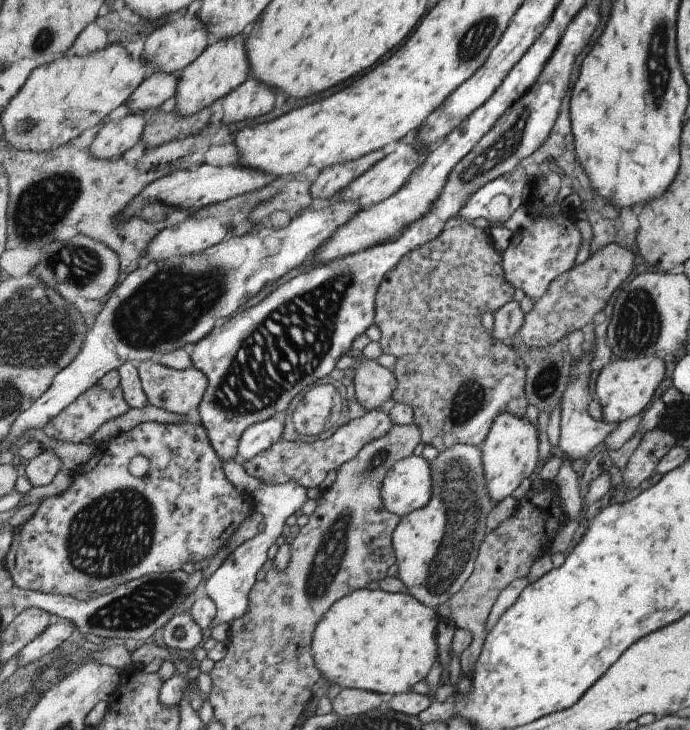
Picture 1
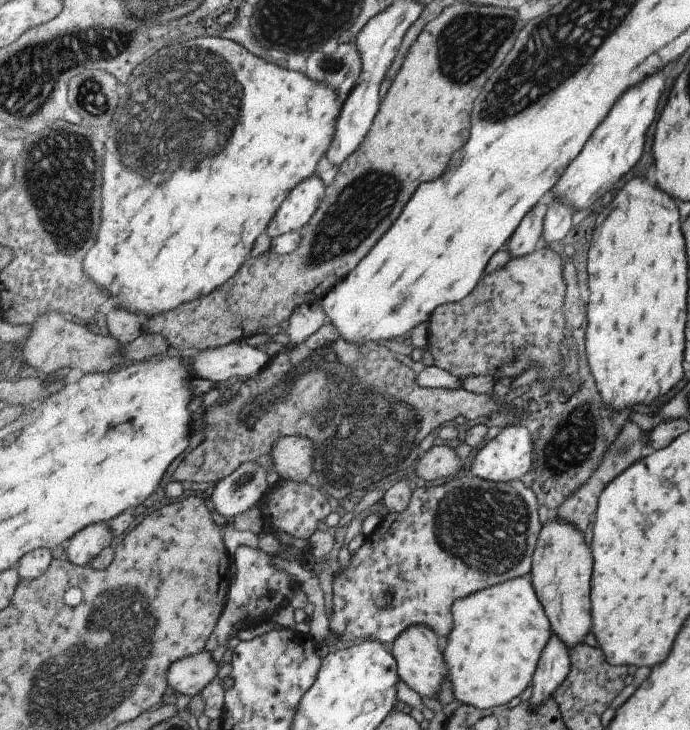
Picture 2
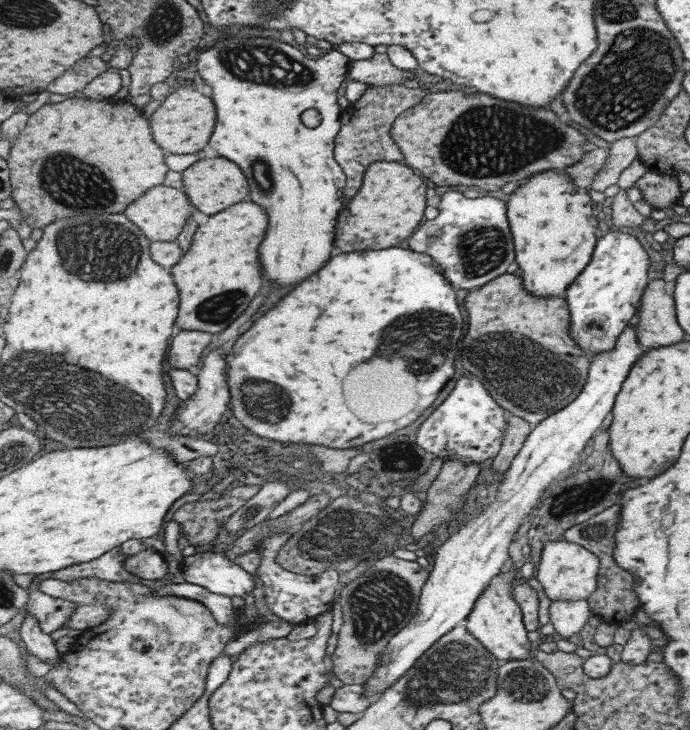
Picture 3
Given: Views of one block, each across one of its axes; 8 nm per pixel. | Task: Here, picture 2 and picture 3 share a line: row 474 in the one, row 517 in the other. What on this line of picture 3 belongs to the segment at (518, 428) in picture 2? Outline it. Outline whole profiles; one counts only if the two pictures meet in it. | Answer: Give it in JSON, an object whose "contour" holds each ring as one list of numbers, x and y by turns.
{"contour":[[630,325,621,331,611,350,601,351,589,356,591,362,588,366,588,376,580,394,567,407,554,412,549,419,545,419,533,427,523,448,512,462,510,470,506,472,504,480,498,486,499,491,496,501,483,507,479,514,475,513,467,524,461,526,459,531,448,537,438,548,431,575,422,590,419,611,412,618,412,622,403,628,401,632,398,632,392,638,391,643,388,644,382,665,377,670,376,675,366,682,367,692,365,692,365,695,367,697,376,699,376,697,381,696,389,688,392,688,393,684,396,684,397,681,403,678,438,640,443,639,449,632,464,624,468,616,472,614,477,599,483,596,489,584,492,583,492,580,497,575,503,574,501,570,505,566,507,567,507,562,511,560,509,546,515,540,515,532,523,524,523,518,535,508,537,502,540,502,541,496,549,488,549,484,563,470,567,470,567,468,571,468,571,464,575,464,575,460,577,460,579,452,583,450,585,442,589,440,589,436,599,428,601,420,612,412,612,406,615,402,614,398,621,388,621,383,628,375,635,359,642,355,643,349,639,349,637,343,635,326]]}

